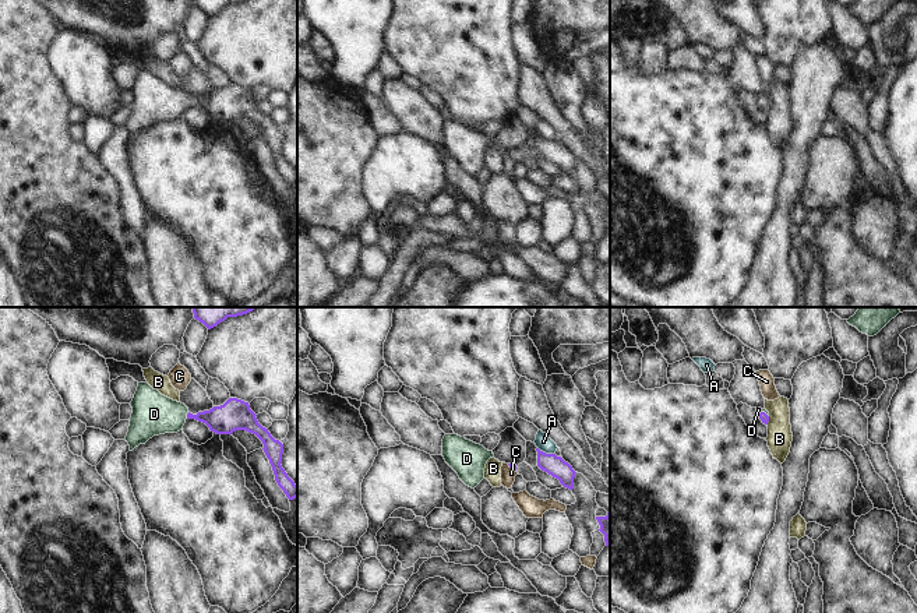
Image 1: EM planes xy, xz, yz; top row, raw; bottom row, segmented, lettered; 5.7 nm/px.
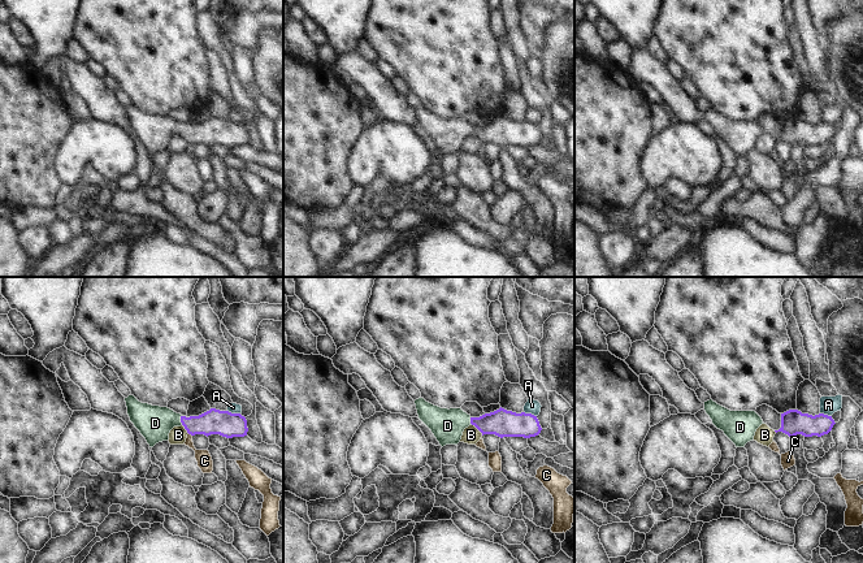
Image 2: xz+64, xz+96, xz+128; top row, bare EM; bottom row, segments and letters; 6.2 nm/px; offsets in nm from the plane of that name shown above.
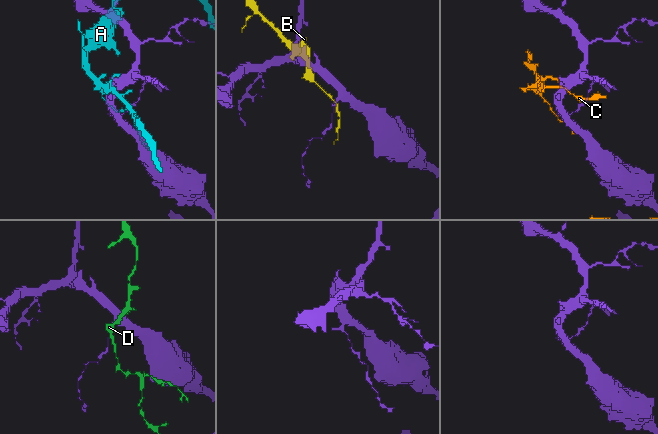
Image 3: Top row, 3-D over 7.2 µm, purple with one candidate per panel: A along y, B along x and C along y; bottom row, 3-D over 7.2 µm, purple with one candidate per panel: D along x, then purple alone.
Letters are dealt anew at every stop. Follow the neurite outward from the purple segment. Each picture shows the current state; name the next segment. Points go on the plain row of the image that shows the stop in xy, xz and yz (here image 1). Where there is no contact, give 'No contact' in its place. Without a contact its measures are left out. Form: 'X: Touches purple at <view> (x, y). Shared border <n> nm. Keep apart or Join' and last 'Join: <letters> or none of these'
A: Touches purple at xz (545, 140). Shared border 100 nm. Keep apart
B: Touches purple at yz (768, 108). Shared border 50 nm. Keep apart
C: Touches purple at xz (511, 154). Shared border 70 nm. Keep apart
D: Touches purple at xy (187, 102). Shared border 40 nm. Join
Join: D

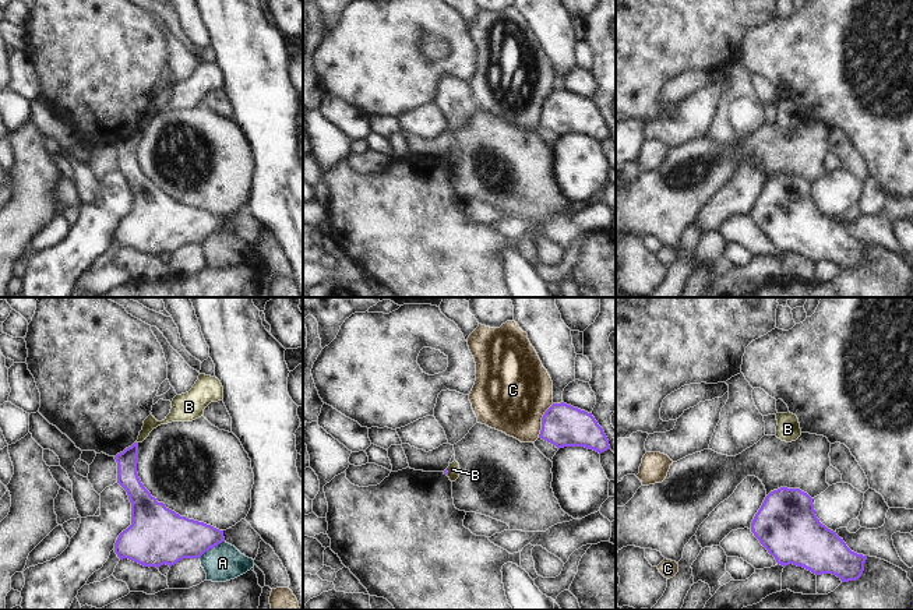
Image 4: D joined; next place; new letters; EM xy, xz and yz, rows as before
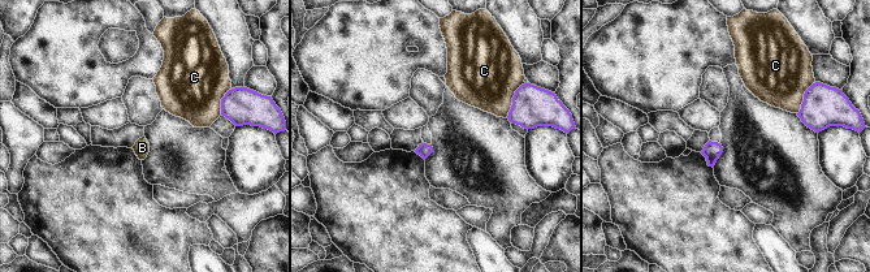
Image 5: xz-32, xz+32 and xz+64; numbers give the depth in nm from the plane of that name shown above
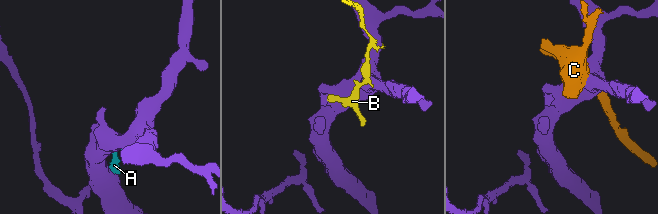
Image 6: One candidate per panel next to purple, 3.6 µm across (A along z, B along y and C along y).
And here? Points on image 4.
A: Touches purple at xy (211, 235). Shared border 180 nm. Keep apart
B: Touches purple at xz (447, 159). Shared border 40 nm. Keep apart
C: Touches purple at xz (542, 108). Shared border 220 nm. Keep apart
Join: none of these

